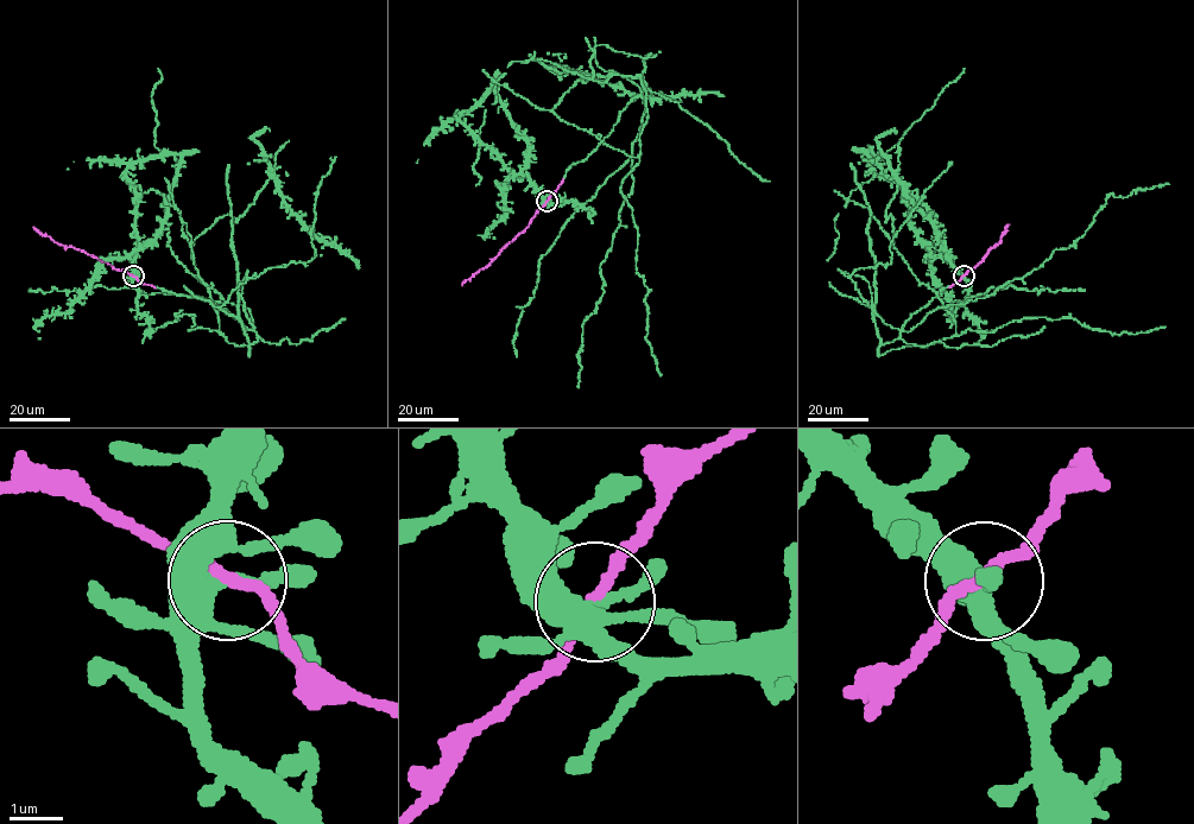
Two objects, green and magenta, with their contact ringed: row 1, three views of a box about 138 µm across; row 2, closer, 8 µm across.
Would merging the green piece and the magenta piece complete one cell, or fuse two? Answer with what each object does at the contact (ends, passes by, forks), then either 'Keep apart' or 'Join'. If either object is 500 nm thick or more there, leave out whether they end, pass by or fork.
At the ring green forks. At the ring magenta passes by. Join

